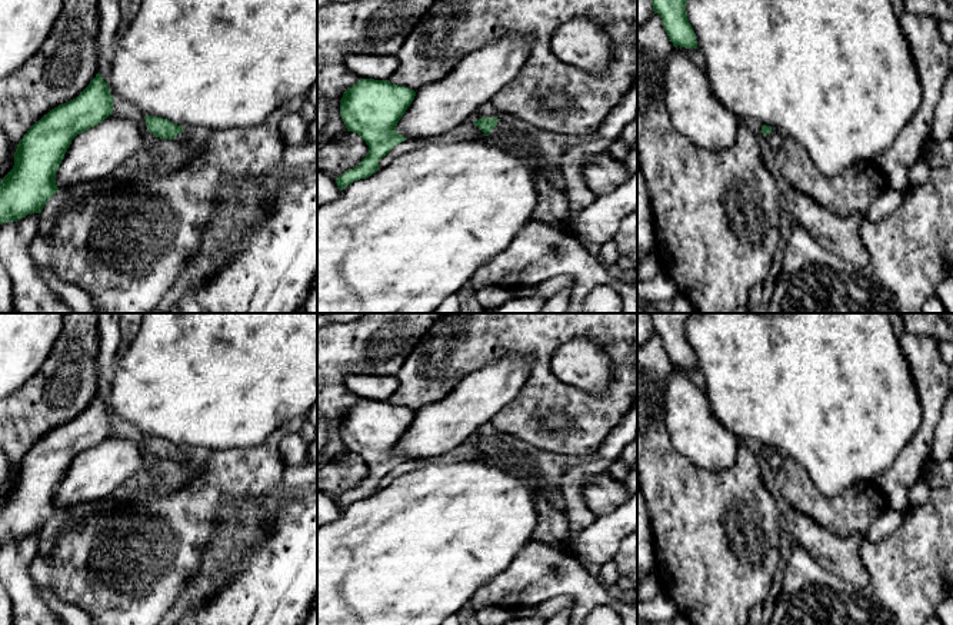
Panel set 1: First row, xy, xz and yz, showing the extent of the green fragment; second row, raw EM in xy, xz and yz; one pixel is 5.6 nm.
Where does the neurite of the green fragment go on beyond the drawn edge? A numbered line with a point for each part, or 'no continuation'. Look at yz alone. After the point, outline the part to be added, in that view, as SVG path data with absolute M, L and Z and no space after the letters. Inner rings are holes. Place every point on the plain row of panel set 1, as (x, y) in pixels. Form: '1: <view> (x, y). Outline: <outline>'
1: yz (775, 458). Outline: M772 448L772 452L766 455L764 458L770 463L773 471L777 471L784 461L784 456L773 448Z

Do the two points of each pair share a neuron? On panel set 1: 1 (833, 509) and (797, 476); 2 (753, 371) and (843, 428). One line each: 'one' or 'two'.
1: one
2: one

